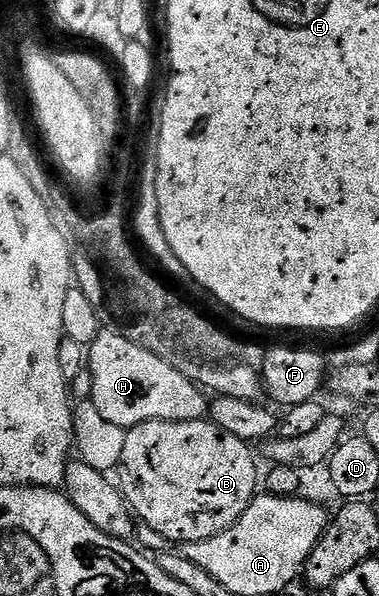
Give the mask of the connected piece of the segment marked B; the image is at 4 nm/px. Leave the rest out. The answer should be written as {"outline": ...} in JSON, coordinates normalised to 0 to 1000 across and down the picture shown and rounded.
{"outline":[[[549,701],[454,710],[388,706],[330,725],[325,763],[314,782],[314,815],[354,866],[409,894],[446,903],[459,914],[567,901],[612,883],[683,824],[678,777],[654,742],[567,713]]]}

